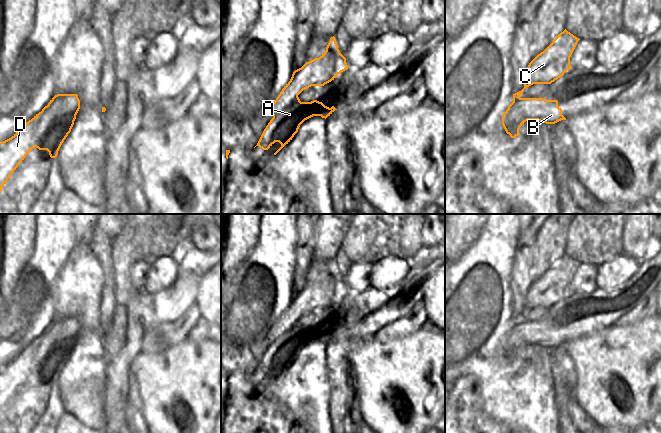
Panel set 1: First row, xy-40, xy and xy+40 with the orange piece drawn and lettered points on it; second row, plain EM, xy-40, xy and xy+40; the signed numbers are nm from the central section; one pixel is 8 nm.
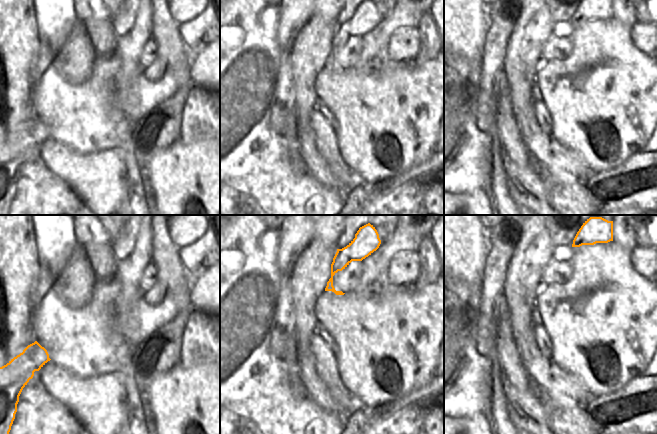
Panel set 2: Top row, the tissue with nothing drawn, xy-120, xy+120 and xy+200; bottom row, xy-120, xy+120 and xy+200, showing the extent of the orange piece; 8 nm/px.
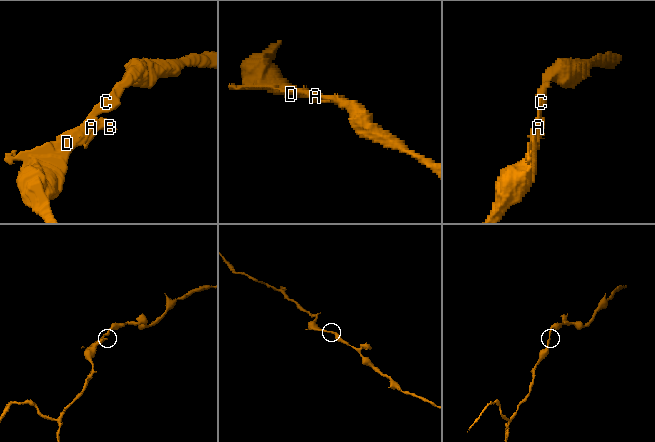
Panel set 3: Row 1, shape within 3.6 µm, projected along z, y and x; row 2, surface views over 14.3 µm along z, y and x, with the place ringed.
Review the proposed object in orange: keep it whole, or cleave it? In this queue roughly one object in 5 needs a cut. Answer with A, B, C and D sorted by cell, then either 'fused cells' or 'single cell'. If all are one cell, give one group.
groups A B C D; single cell

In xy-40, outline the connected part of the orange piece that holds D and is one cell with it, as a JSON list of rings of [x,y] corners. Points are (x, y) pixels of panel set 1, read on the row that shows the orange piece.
[[[57,94],[11,138],[0,142],[0,193],[34,147],[47,150],[51,158],[57,157],[62,143],[71,132],[79,109],[77,94]]]

